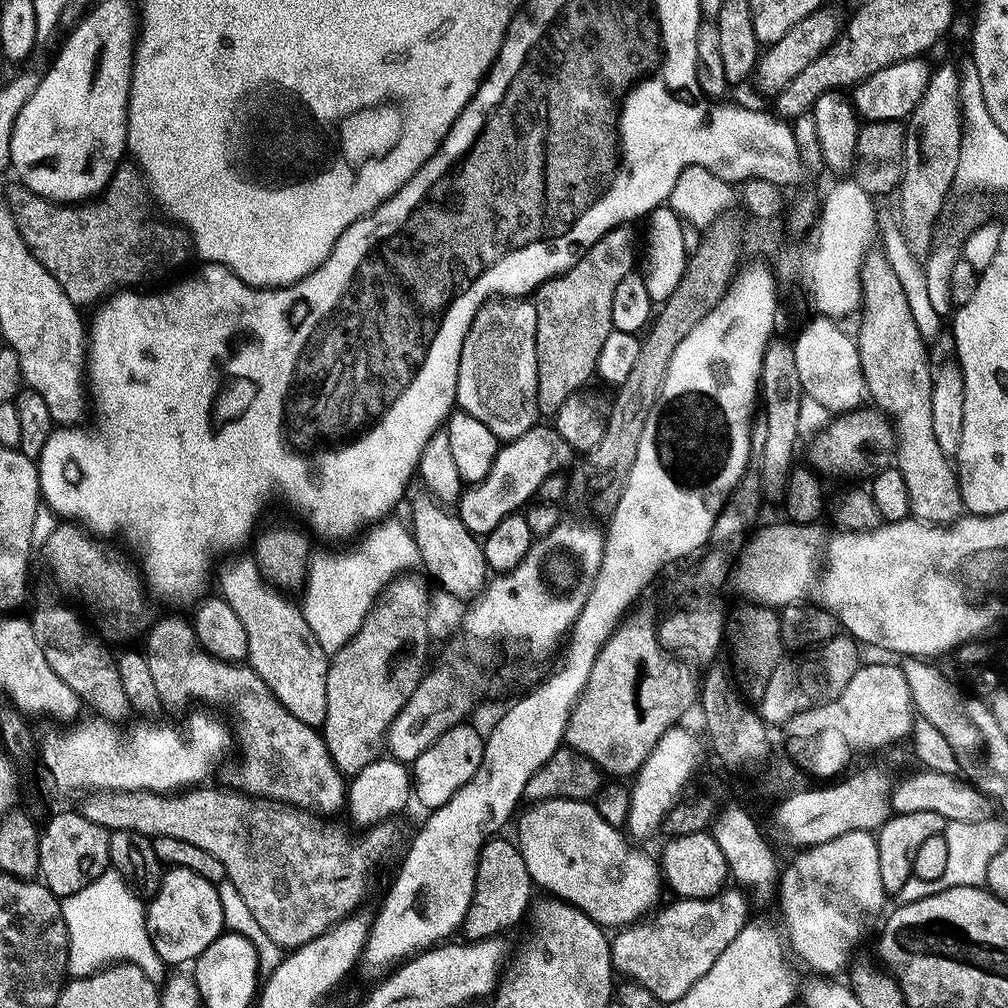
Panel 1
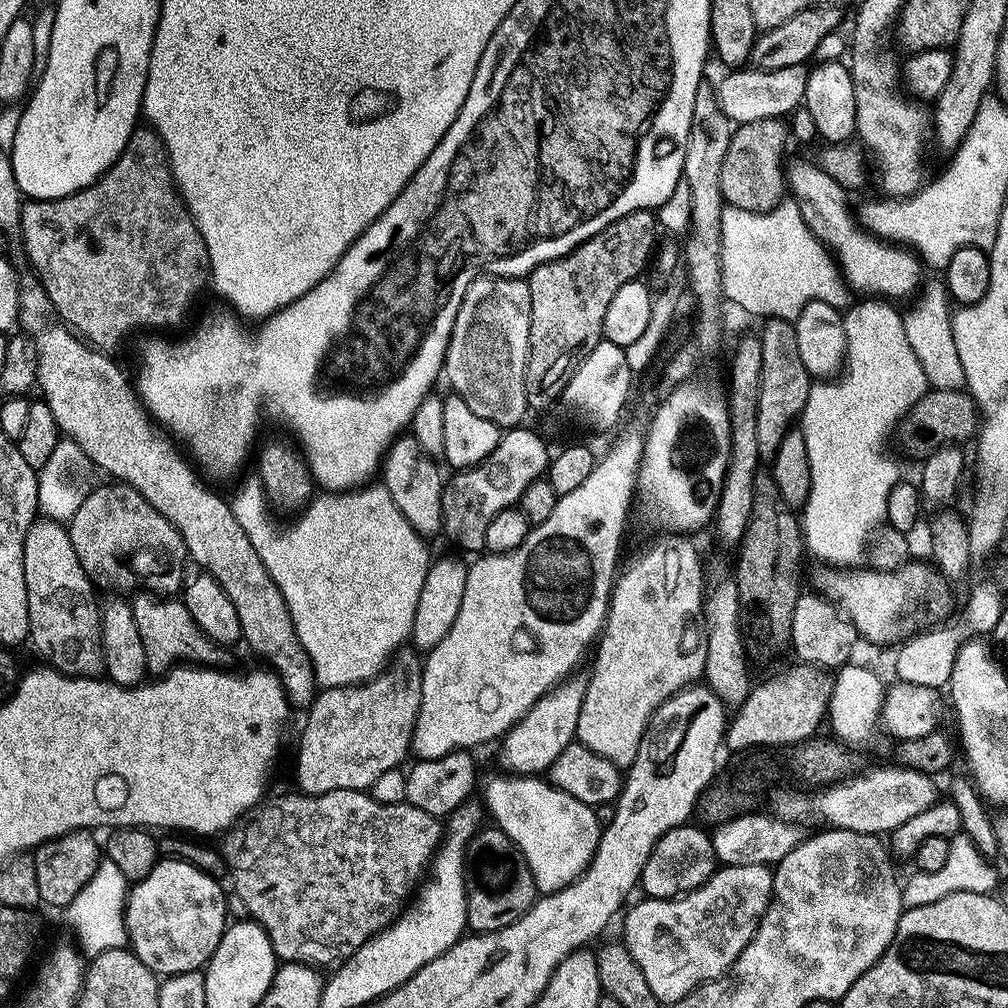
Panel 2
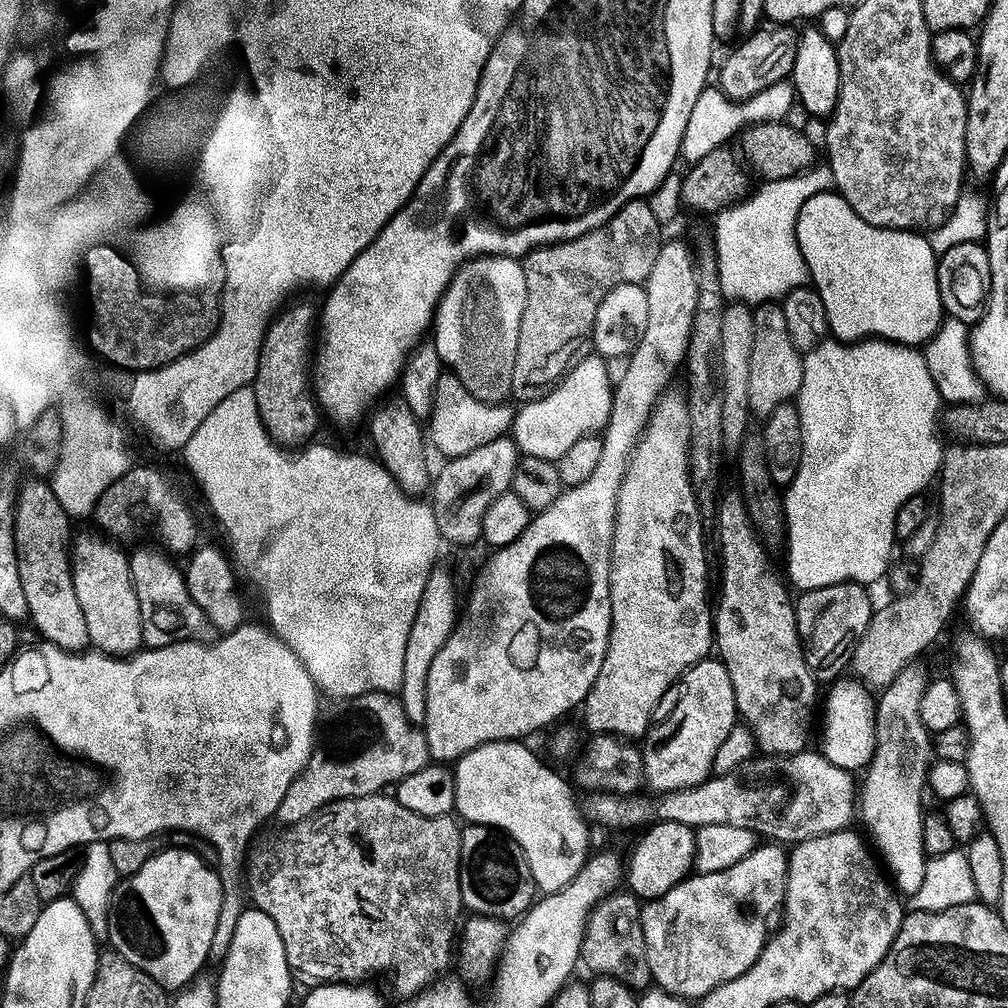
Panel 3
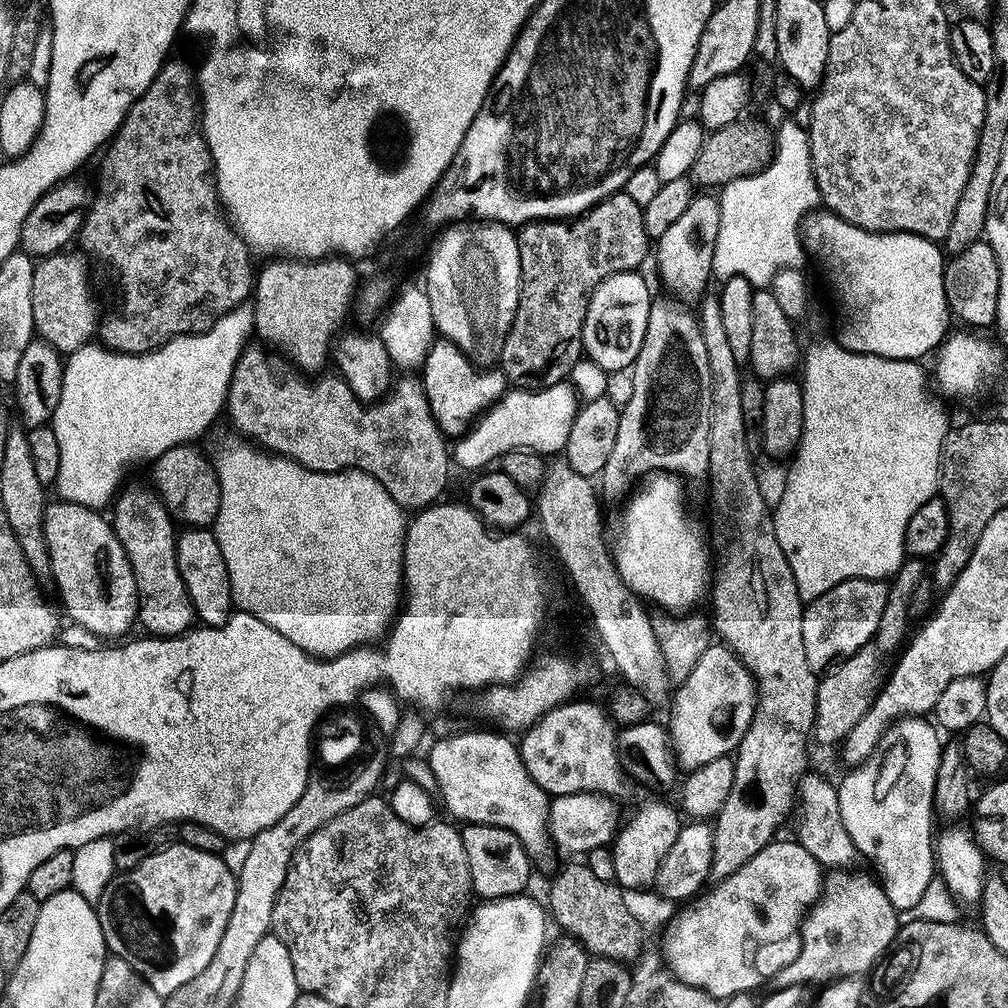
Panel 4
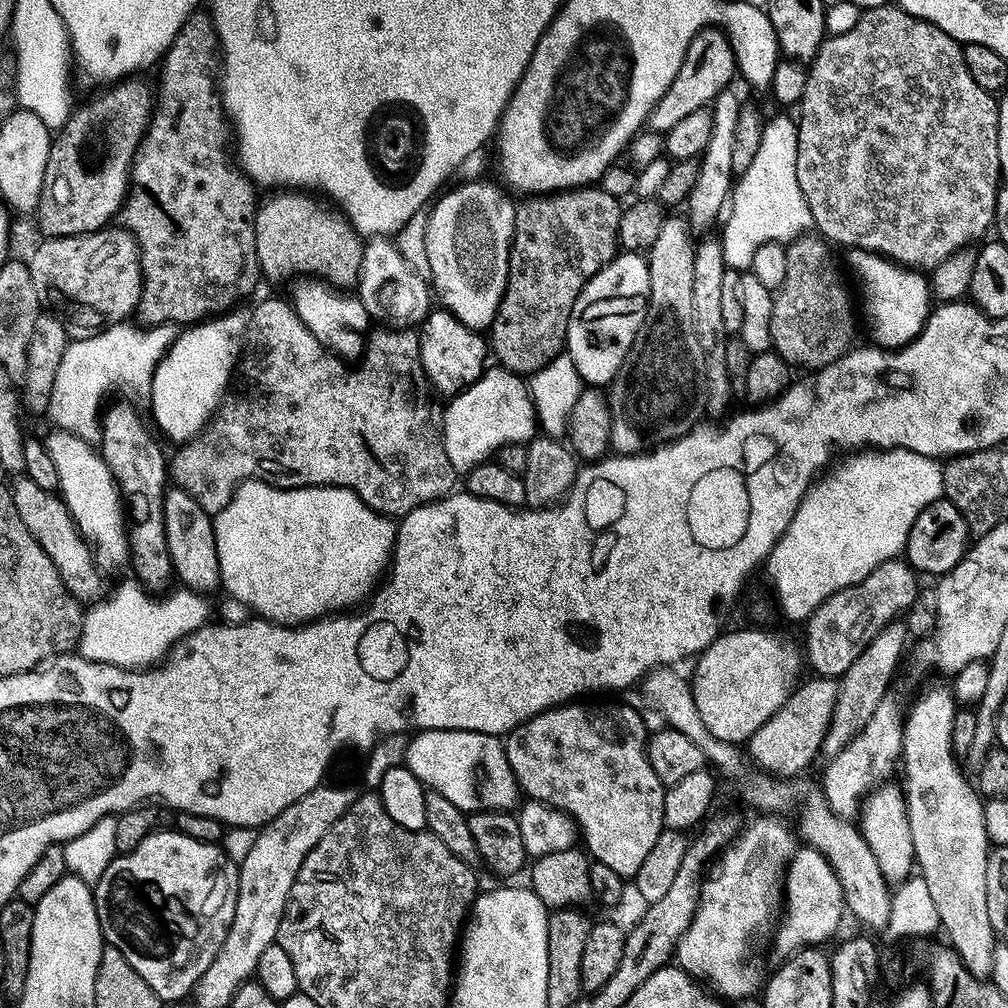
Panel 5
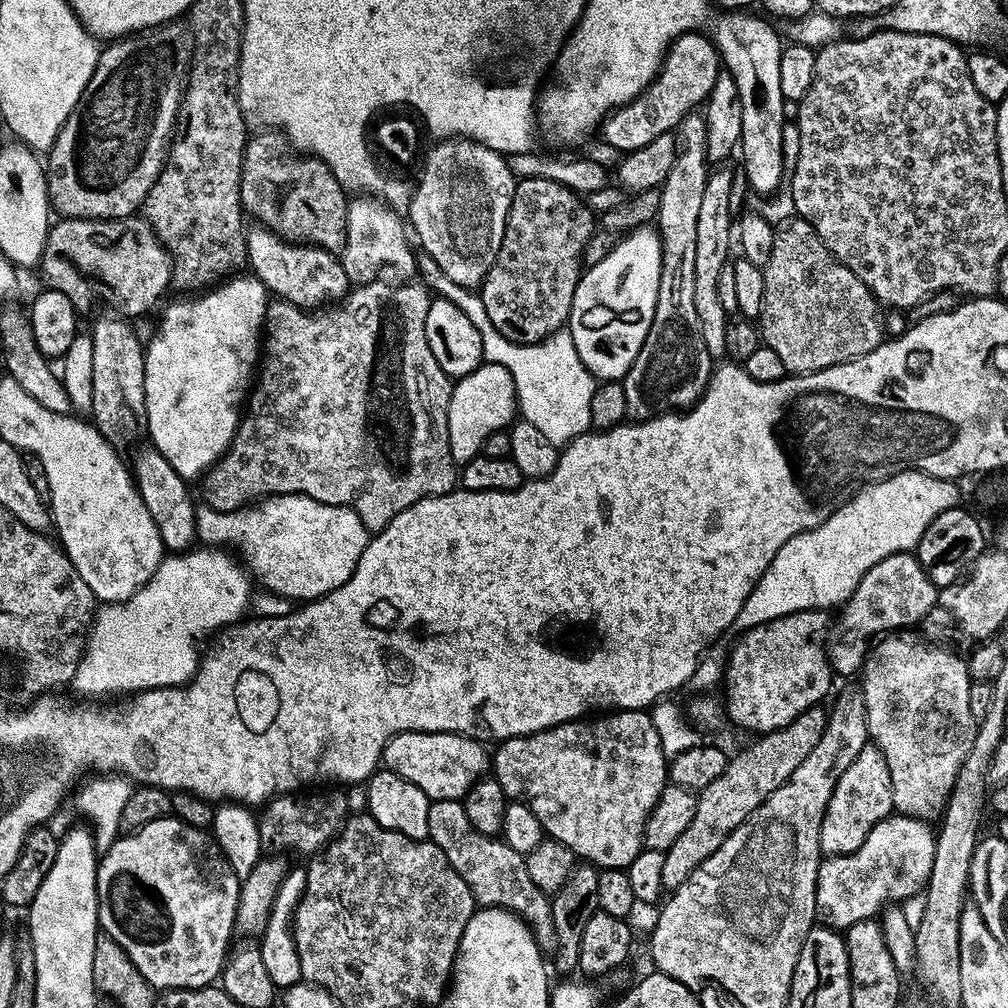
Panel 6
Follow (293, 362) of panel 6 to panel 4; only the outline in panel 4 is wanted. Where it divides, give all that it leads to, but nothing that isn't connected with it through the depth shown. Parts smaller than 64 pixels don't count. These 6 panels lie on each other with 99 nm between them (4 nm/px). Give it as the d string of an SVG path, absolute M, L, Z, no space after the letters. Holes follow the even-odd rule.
M252 342L245 348L234 366L234 374L228 387L226 416L236 423L241 437L258 442L261 449L276 453L277 456L296 460L301 466L314 472L340 472L344 469L368 472L380 480L390 497L394 498L394 502L405 510L423 510L443 497L440 495L448 484L450 444L436 425L423 383L417 377L416 380L412 377L415 375L401 375L404 377L401 380L399 377L393 383L383 400L368 403L356 397L343 376L320 374L309 378L279 355L271 356L267 347L264 349L259 346L264 347ZM195 443L179 444L151 461L151 487L168 508L173 521L184 526L212 526L219 510L220 488L216 465L196 449Z

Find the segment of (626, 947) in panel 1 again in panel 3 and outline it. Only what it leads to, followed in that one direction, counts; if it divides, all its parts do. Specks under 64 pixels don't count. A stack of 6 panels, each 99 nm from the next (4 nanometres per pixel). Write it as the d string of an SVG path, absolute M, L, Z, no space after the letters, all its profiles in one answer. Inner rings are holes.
M764 842L757 846L749 856L742 858L742 862L738 862L726 870L689 875L688 879L678 886L674 886L666 894L662 894L657 900L647 901L641 907L640 921L642 922L642 934L646 938L646 958L650 962L650 970L652 971L655 987L666 990L675 996L683 996L689 1002L698 1002L703 996L710 994L710 990L714 990L742 974L746 974L746 970L750 970L750 966L754 966L754 962L762 954L769 936L772 935L777 925L781 923L784 891L788 881L788 855L789 853L781 845L775 842Z

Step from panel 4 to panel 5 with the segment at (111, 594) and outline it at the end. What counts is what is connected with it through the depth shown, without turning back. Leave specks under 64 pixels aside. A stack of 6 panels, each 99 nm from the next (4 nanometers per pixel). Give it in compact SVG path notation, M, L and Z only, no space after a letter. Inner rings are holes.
M25 476L17 480L19 481L12 486L14 509L42 550L53 560L70 594L76 596L81 602L99 600L106 592L106 589L104 590L105 573L96 563L93 546L77 528L65 501L57 493L42 490Z

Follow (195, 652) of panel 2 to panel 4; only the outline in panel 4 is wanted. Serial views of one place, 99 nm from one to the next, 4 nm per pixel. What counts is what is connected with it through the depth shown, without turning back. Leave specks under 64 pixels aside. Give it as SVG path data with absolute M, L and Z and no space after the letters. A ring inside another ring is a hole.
M132 484L126 488L115 497L110 521L134 570L134 582L140 603L139 623L144 623L145 628L150 631L147 633L156 638L179 636L193 627L196 611L190 602L186 582L182 582L182 574L178 574L177 525L168 513L167 506L151 487L143 488L140 484Z

